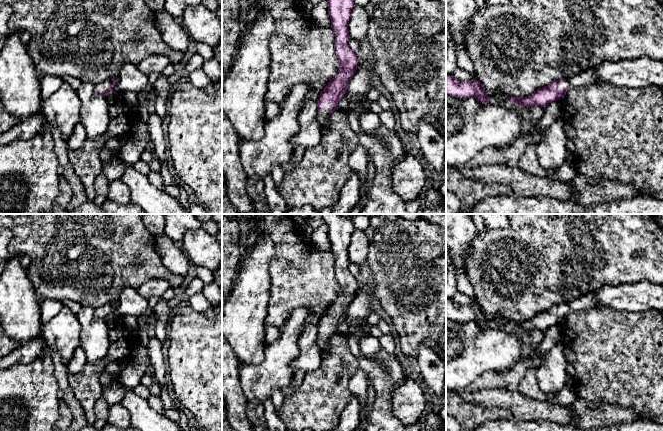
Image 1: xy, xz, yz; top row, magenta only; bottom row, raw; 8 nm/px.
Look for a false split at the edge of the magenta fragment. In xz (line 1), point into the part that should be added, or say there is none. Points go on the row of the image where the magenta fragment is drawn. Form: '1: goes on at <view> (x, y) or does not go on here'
1: goes on at xz (322, 116)

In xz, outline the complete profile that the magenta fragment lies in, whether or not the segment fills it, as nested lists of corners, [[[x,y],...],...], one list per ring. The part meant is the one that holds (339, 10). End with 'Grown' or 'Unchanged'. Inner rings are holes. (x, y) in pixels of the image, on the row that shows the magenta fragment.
[[[327,0],[331,28],[335,31],[335,53],[339,62],[336,76],[330,80],[320,93],[317,101],[318,122],[321,133],[328,126],[328,116],[338,110],[338,102],[347,92],[348,83],[357,70],[356,54],[348,46],[349,20],[353,9],[353,0]]]. Grown

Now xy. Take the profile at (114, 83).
[[[116,79],[106,80],[100,84],[97,84],[94,89],[95,96],[106,95],[115,85],[117,85]]]. Grown

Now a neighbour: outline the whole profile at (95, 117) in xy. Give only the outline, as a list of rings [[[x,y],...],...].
[[[82,82],[76,90],[81,102],[80,124],[84,127],[87,137],[102,138],[108,131],[110,123],[109,105],[104,95],[94,94],[95,85]]]

